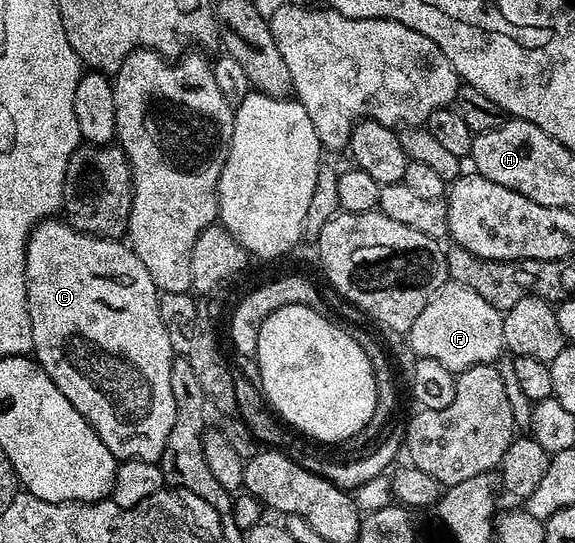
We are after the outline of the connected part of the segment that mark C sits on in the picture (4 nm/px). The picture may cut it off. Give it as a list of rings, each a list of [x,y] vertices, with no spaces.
[[[46,220],[29,236],[29,245],[25,247],[25,281],[27,283],[27,296],[29,297],[29,315],[33,329],[32,353],[35,360],[55,380],[59,392],[71,400],[71,404],[91,424],[91,428],[107,444],[107,448],[118,460],[138,458],[144,462],[157,462],[169,443],[171,428],[175,424],[176,400],[172,394],[172,364],[175,351],[171,344],[171,336],[163,324],[161,315],[161,299],[156,284],[151,280],[151,272],[143,268],[143,260],[135,256],[124,241],[112,238],[95,238],[91,234],[80,234],[78,230],[61,220]]]

